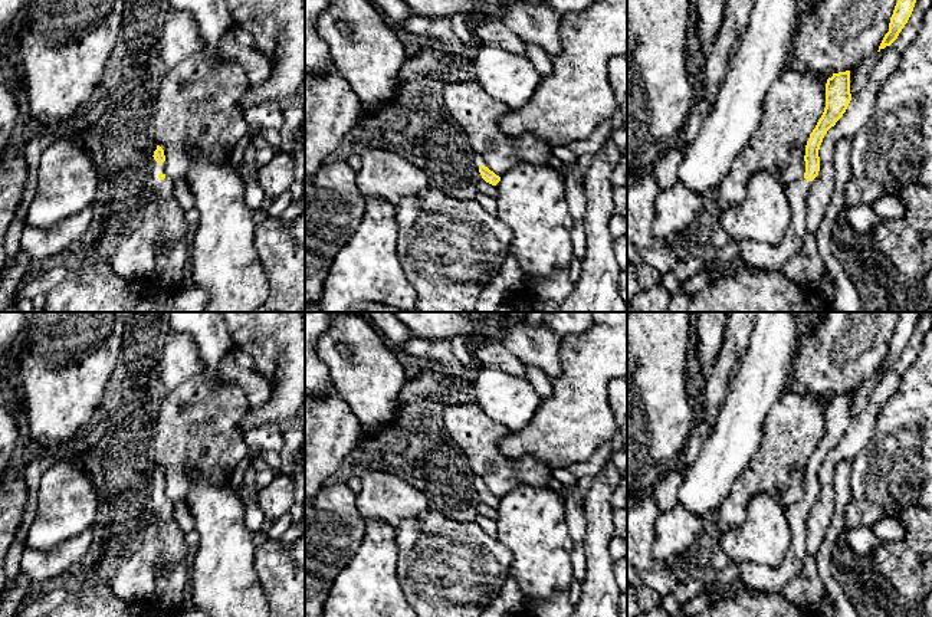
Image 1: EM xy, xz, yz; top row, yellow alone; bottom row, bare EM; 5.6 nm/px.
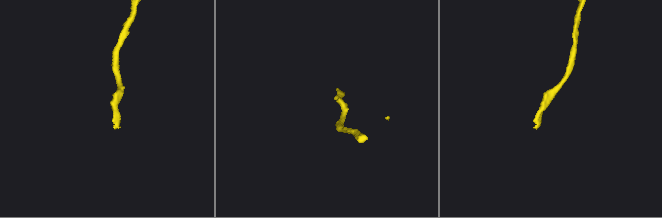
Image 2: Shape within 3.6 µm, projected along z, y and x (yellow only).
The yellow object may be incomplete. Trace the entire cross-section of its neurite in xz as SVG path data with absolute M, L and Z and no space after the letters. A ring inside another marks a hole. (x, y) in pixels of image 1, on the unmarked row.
M475 476L475 479L473 479L473 488L475 488L475 490L476 490L476 493L479 495L479 499L480 499L482 502L485 502L486 505L489 505L489 506L492 506L492 508L495 508L495 509L499 508L501 499L496 498L493 493L490 493L490 492L488 490L488 486L486 486L486 483L483 482L482 477Z

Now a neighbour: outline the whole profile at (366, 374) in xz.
M335 312L329 328L318 339L316 352L328 368L332 388L348 404L362 430L370 436L396 433L396 403L408 375L368 318L354 312Z

